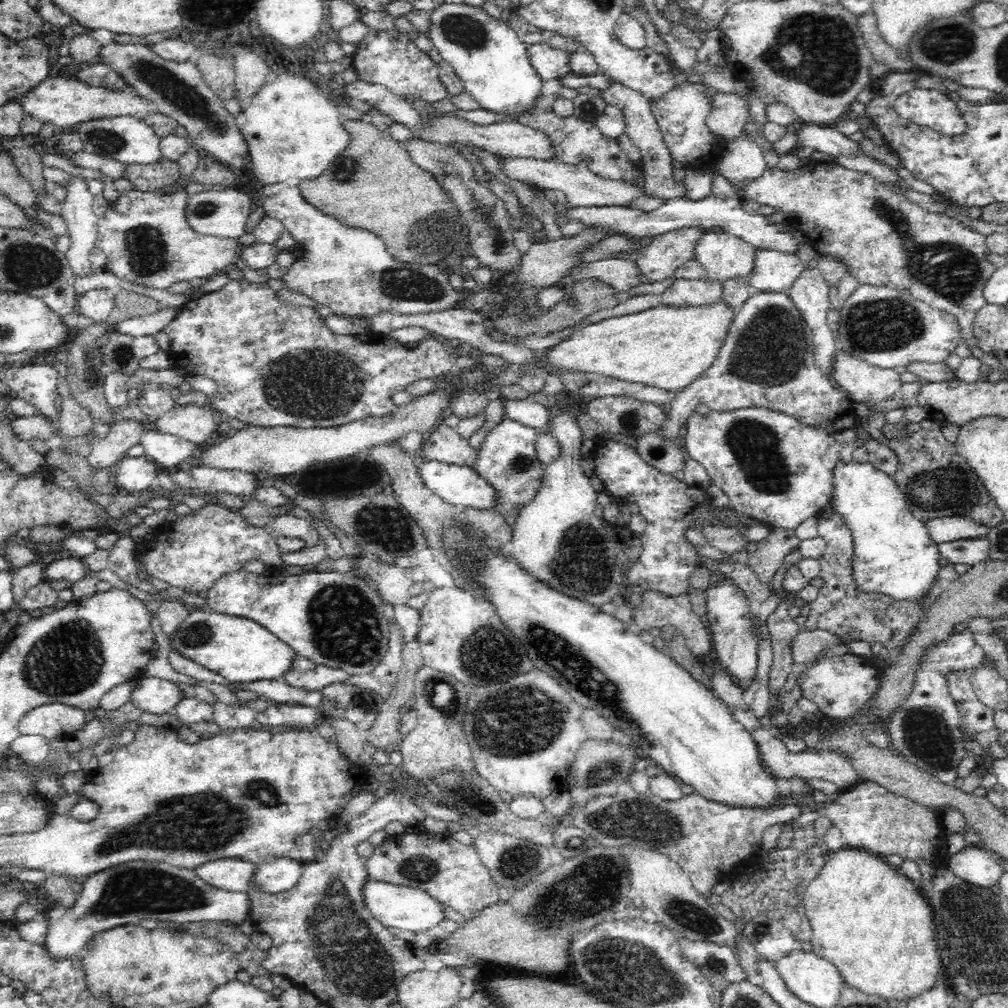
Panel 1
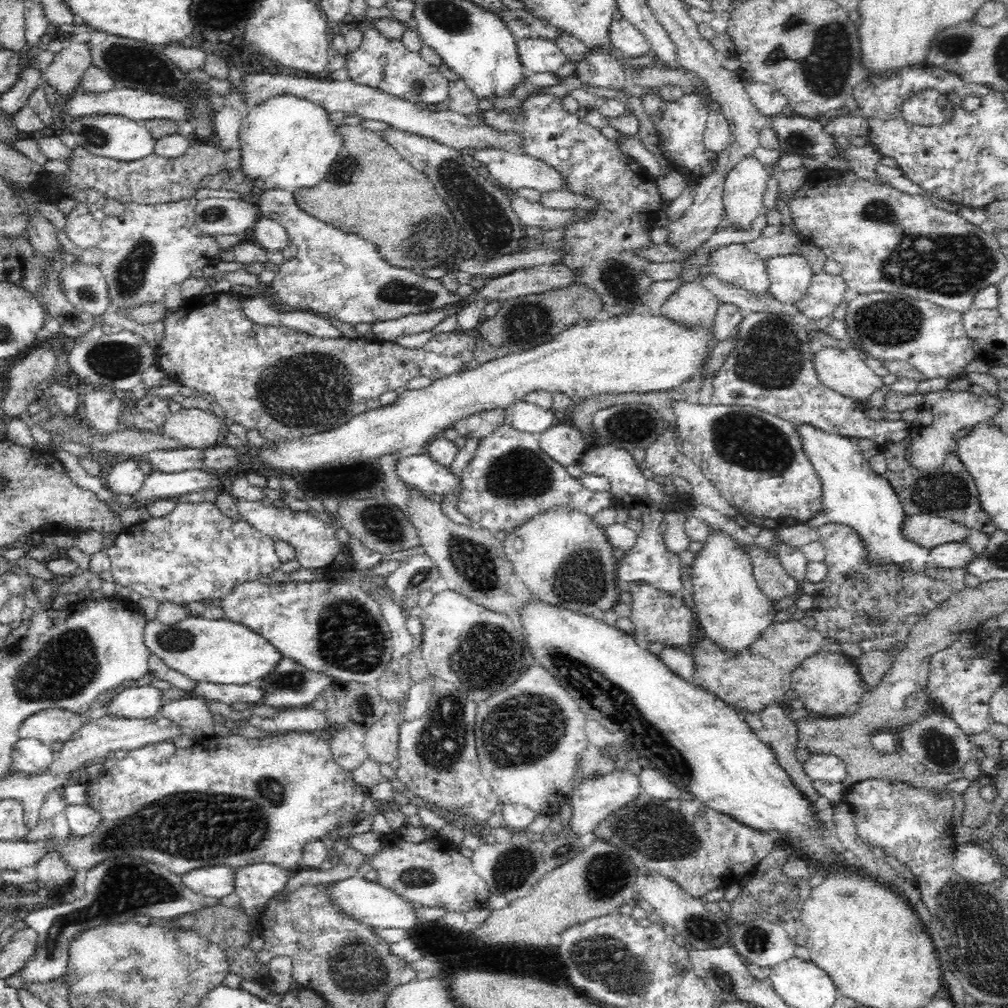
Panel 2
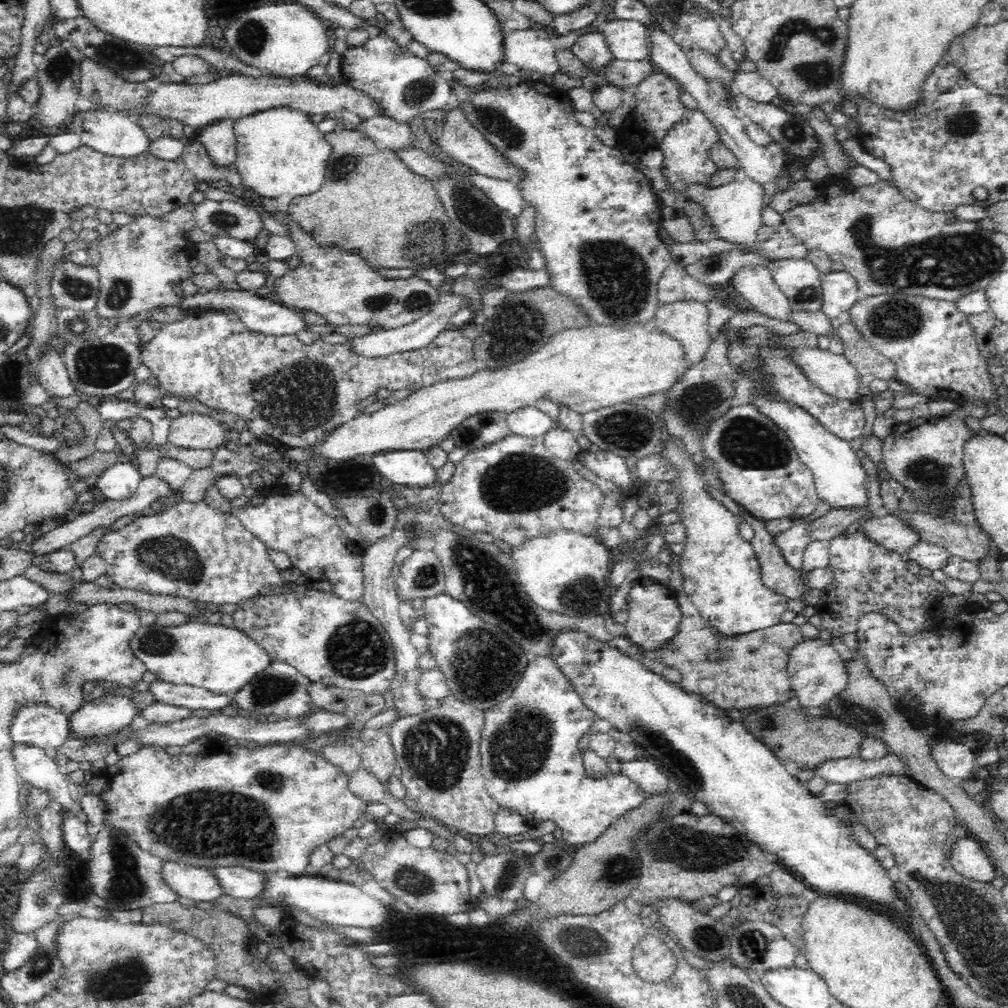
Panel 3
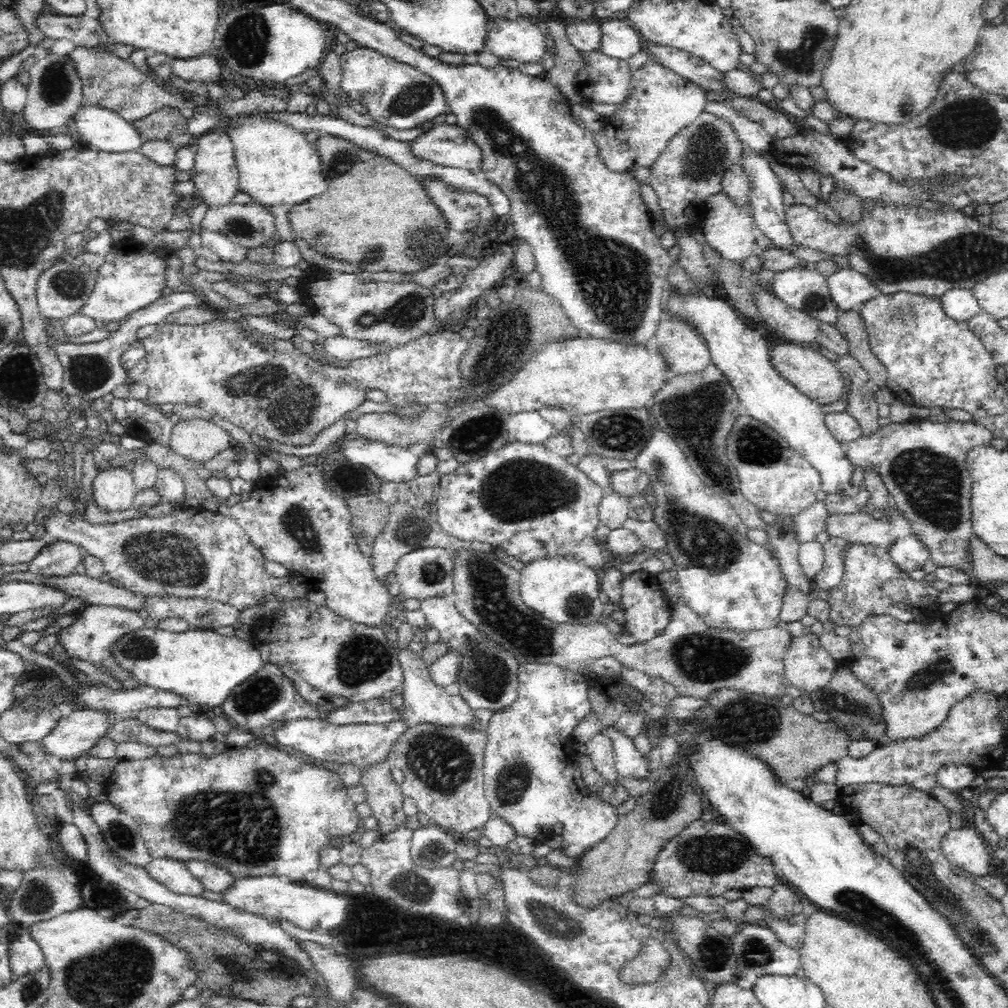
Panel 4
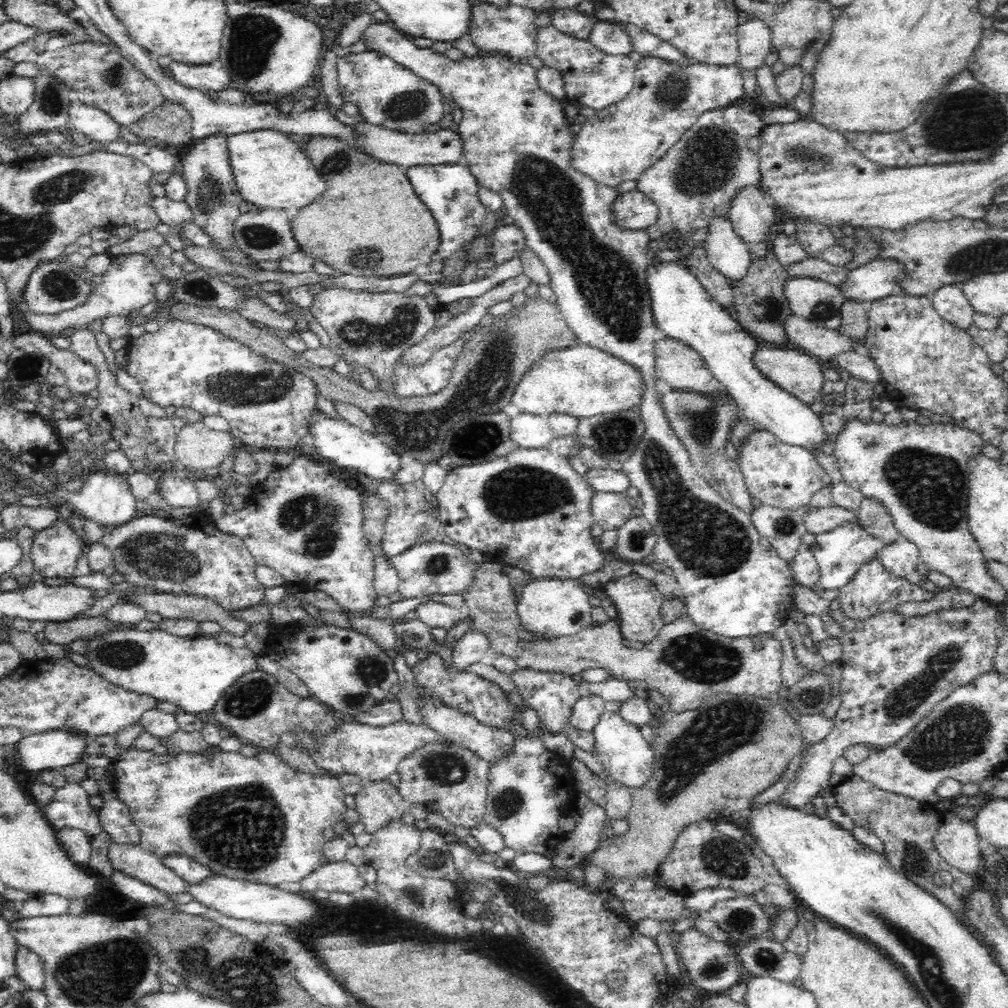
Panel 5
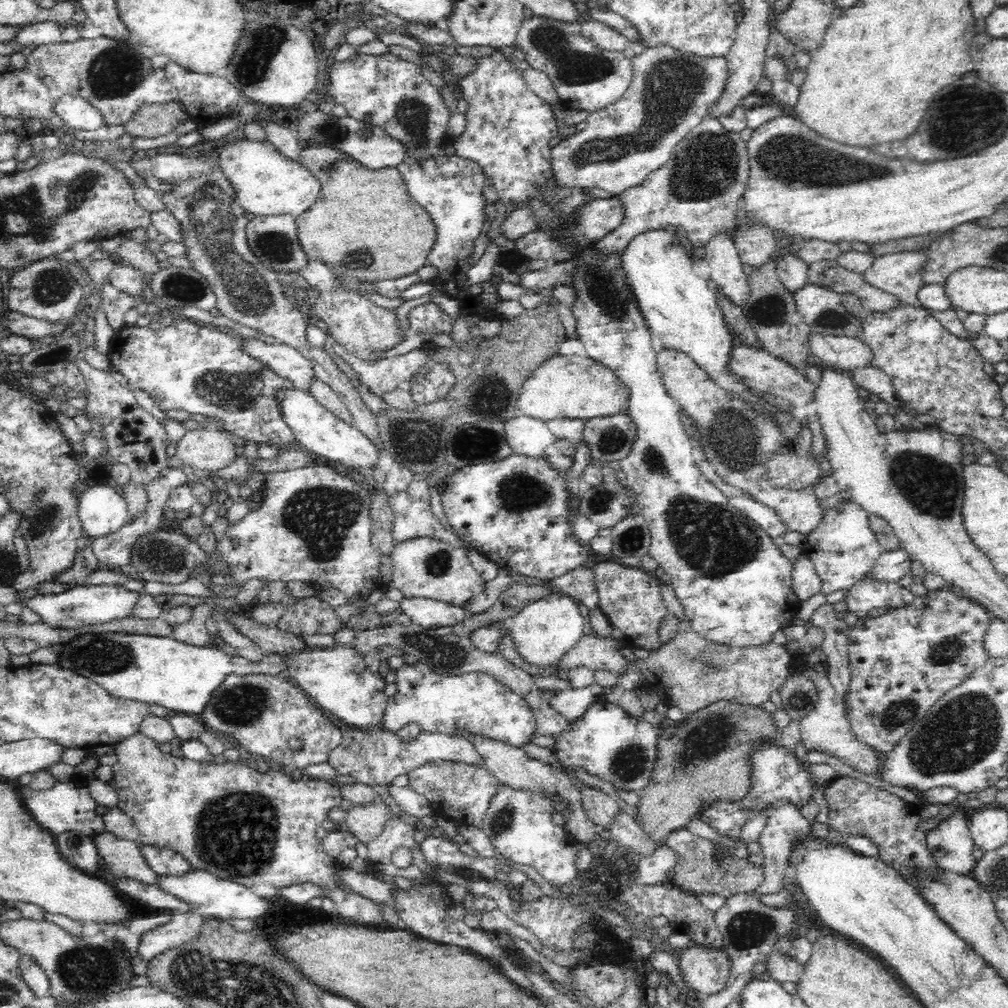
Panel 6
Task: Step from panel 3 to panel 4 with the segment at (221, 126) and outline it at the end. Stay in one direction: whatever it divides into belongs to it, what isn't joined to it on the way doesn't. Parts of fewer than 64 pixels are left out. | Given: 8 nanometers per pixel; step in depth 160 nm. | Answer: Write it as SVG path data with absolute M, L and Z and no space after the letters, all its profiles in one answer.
M225 129L212 130L198 137L194 162L194 181L198 198L206 206L232 203L234 194L239 190L239 172L236 168L234 145Z

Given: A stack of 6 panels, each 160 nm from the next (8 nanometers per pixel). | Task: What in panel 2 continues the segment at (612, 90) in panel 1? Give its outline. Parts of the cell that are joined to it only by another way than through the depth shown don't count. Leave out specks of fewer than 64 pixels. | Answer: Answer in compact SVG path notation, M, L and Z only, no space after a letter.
M590 51L590 57L576 68L575 74L584 85L624 92L627 75L618 57L606 51Z

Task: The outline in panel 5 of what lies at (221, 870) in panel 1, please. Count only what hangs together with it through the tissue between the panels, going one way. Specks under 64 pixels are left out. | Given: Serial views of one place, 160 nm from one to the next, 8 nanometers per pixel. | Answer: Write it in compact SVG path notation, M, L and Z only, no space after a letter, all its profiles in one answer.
M112 842L107 850L107 856L112 868L164 892L171 895L188 892L189 882L184 877L180 877L172 867L168 867L159 856L142 850L139 846Z

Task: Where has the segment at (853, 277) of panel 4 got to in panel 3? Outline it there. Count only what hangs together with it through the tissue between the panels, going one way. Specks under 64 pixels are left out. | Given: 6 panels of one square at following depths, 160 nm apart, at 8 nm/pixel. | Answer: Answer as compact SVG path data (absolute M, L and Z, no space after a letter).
M830 271L819 277L823 294L819 310L830 319L838 318L862 297L855 280L847 272Z

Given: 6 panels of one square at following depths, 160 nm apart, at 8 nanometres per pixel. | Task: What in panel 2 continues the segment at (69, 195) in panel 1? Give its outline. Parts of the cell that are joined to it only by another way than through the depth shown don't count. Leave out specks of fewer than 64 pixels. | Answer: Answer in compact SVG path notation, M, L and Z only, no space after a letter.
M78 202L66 216L64 231L78 250L97 246L101 237L101 223L94 218L88 203Z

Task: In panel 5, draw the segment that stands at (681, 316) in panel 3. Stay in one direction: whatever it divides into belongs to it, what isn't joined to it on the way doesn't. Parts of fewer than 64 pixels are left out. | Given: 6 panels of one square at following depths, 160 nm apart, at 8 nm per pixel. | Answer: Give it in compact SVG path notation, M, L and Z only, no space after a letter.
M662 337L655 346L655 376L661 386L682 390L704 391L715 395L723 391L704 357L688 343L676 337Z

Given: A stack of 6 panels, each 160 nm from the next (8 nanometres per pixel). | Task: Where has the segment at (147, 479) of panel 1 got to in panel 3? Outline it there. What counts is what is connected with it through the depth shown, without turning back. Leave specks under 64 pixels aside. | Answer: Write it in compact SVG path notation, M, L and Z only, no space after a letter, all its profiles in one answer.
M118 461L92 480L92 485L104 498L119 501L130 498L142 479L136 463Z

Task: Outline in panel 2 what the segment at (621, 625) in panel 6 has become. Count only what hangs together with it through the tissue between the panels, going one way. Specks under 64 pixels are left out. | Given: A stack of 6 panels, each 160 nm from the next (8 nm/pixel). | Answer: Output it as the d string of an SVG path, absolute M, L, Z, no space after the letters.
M632 583L629 587L628 592L633 597L629 618L633 625L632 633L638 644L647 645L658 641L670 646L681 644L683 647L690 647L696 643L699 638L696 629L700 628L700 625L695 613L686 607L680 596L668 595L643 583Z

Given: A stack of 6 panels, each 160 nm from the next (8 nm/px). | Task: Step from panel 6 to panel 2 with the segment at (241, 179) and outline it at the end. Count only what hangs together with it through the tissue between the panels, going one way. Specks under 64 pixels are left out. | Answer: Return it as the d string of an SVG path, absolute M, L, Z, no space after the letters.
M278 94L252 105L239 131L241 169L253 187L264 190L312 188L325 180L331 164L342 150L344 139L336 126L330 124L332 116L314 102Z

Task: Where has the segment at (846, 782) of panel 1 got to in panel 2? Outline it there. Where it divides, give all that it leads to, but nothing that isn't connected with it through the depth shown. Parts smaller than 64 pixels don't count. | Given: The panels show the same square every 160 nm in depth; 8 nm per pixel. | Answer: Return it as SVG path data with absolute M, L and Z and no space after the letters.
M811 753L803 767L813 781L841 783L847 776L847 765L840 757L828 753Z

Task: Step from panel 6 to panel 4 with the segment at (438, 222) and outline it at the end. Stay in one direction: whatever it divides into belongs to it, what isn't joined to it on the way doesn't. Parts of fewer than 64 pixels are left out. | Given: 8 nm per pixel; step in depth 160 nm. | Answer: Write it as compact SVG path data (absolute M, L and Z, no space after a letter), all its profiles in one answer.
M424 179L431 198L440 205L450 228L464 232L481 228L493 218L493 208L484 196L448 187L430 179Z

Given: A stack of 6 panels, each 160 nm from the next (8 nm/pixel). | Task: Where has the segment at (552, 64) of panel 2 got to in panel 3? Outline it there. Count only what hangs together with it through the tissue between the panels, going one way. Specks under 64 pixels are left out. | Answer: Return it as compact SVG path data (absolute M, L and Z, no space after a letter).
M526 29L504 34L505 61L516 64L525 73L536 72L543 78L559 72L557 49L543 29Z

